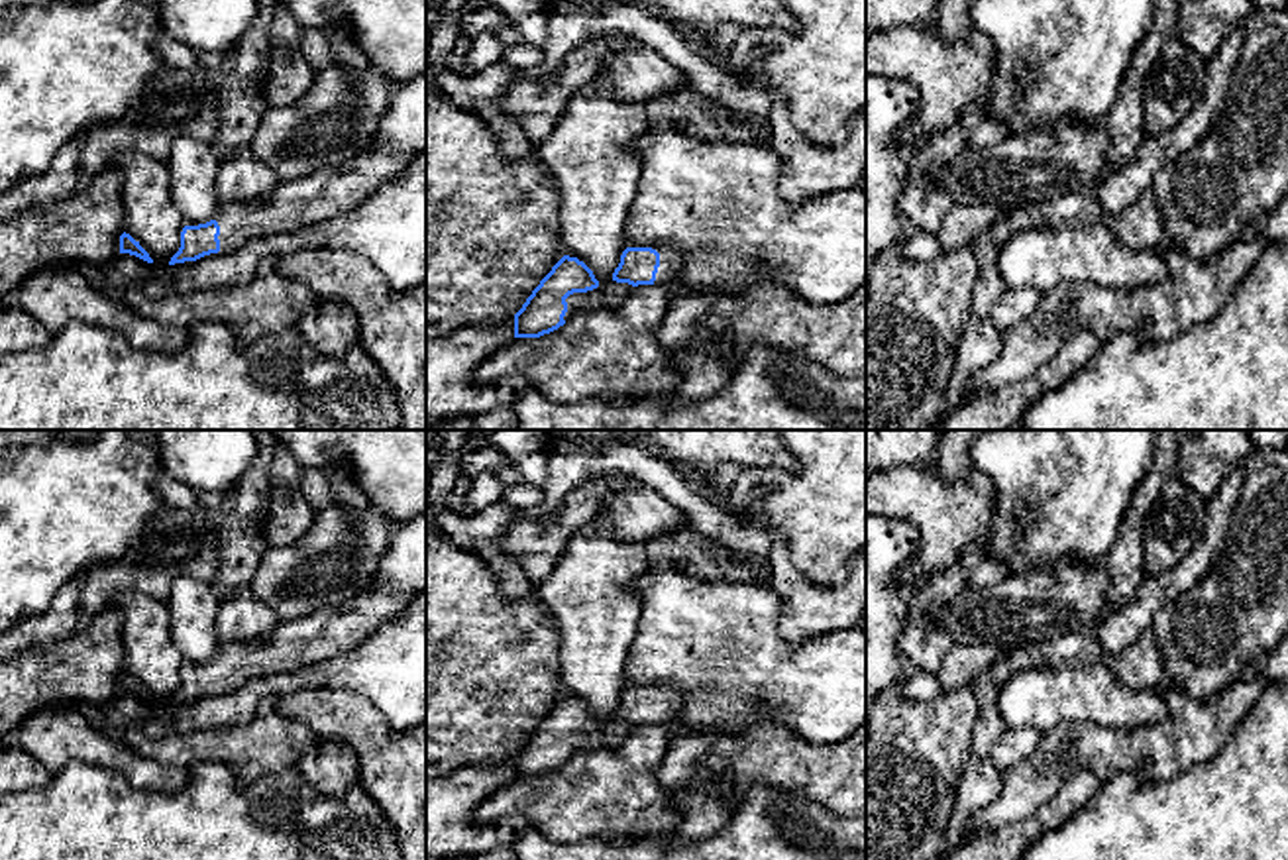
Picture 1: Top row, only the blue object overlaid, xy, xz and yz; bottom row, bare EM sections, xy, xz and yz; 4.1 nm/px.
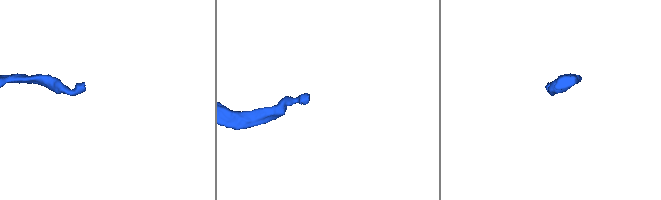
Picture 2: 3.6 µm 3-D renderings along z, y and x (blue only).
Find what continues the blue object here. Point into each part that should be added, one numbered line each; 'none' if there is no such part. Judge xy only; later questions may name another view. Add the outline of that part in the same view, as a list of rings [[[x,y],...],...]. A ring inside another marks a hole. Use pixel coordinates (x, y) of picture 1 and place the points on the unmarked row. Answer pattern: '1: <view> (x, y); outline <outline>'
1: xy (324, 631); outline [[[426,509],[393,532],[393,542],[367,591],[346,601],[312,607],[302,618],[279,620],[277,628],[263,640],[224,644],[214,658],[220,666],[220,689],[240,687],[261,675],[281,675],[308,668],[348,652],[369,630],[399,617],[420,591],[426,591]]]

